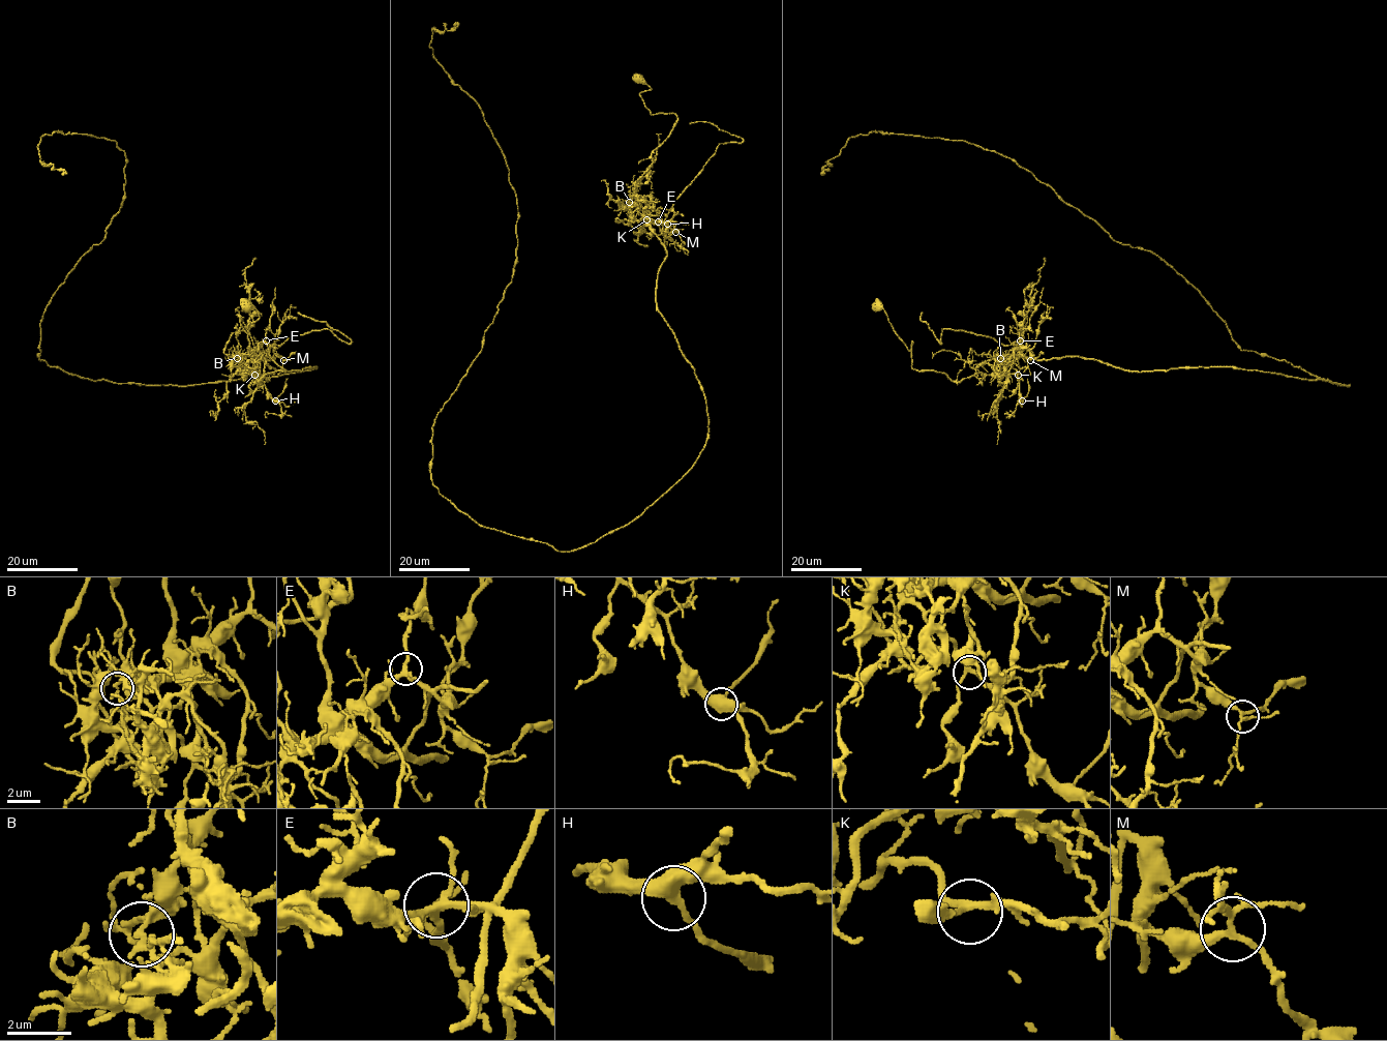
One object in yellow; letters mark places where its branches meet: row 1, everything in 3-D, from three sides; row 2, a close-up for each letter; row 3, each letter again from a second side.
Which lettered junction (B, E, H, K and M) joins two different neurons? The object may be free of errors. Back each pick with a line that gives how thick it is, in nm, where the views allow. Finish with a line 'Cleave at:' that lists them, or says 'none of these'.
B: Thickness 170 nm
Cleave at: B

